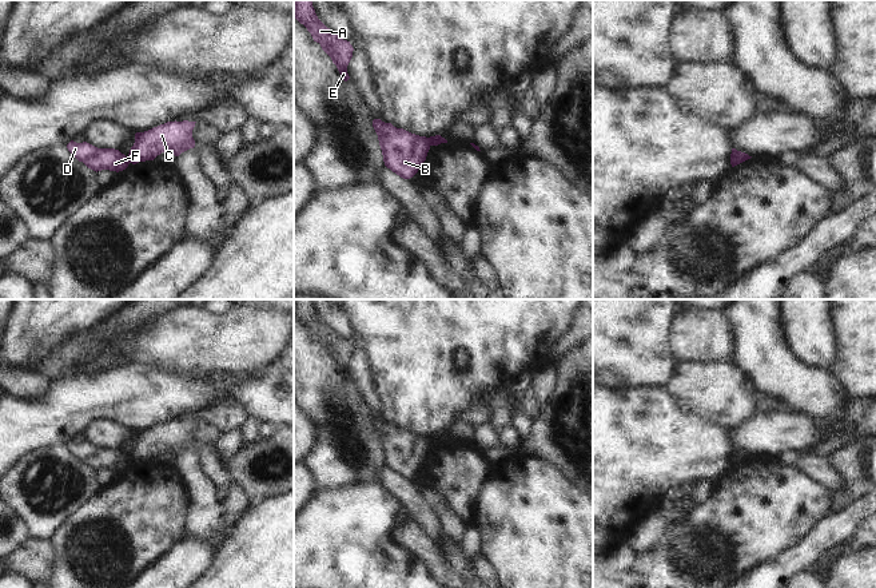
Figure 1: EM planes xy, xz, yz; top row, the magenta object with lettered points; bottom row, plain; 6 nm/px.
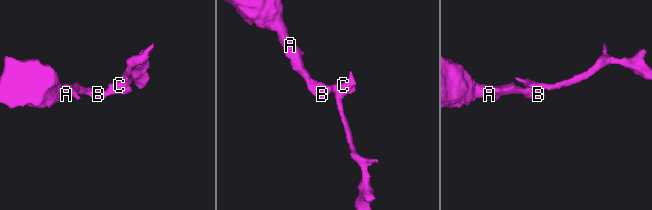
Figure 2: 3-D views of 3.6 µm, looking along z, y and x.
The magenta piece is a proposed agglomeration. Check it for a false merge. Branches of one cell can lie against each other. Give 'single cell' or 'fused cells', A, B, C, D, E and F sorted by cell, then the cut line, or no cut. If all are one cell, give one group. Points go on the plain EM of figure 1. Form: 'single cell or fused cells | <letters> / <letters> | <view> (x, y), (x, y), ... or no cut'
fused cells | A B D E F / C | xz (427, 437), (430, 444)

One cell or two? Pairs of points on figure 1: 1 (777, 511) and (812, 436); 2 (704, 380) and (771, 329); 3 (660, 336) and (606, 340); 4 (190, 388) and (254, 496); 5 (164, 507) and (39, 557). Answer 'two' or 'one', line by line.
1: two
2: two
3: one
4: two
5: two

